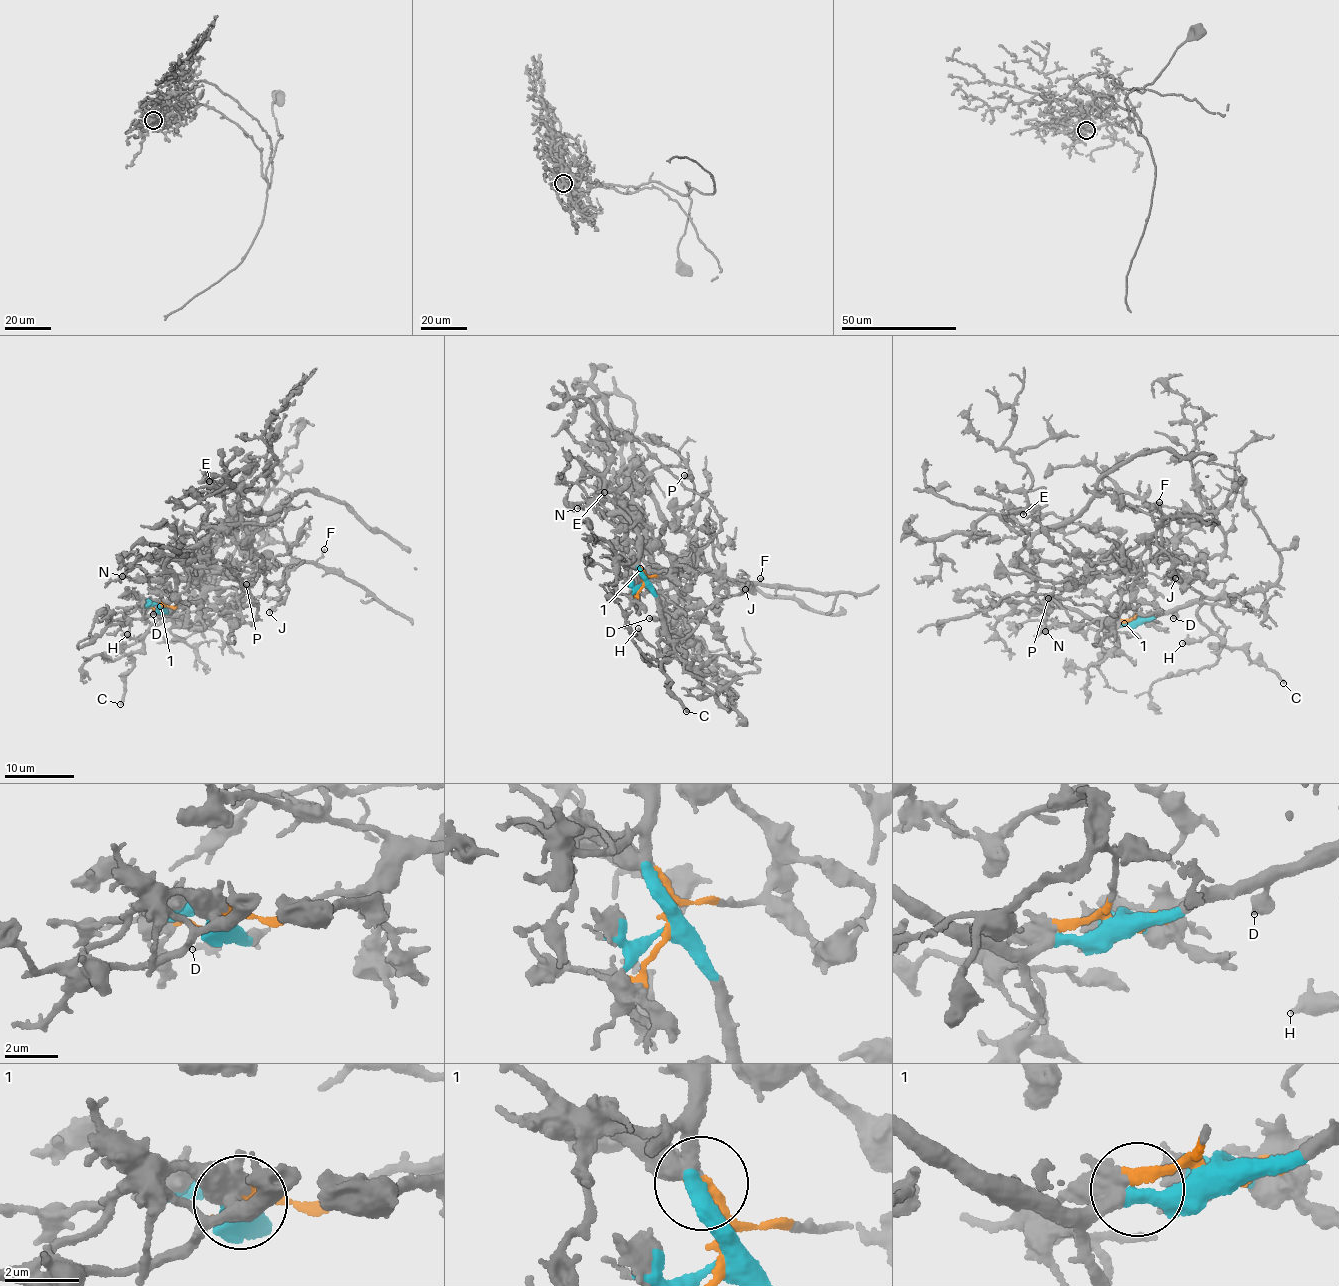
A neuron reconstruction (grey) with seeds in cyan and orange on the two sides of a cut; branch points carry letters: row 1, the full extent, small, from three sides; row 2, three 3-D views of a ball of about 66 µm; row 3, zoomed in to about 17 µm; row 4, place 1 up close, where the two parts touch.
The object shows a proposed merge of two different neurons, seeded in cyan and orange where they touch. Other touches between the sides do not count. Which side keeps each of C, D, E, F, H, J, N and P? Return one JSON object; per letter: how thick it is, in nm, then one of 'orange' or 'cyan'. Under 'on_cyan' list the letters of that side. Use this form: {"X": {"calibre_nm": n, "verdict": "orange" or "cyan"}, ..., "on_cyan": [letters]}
{"C": {"calibre_nm": 240, "verdict": "cyan"}, "D": {"calibre_nm": 320, "verdict": "cyan"}, "E": {"calibre_nm": 130, "verdict": "cyan"}, "F": {"calibre_nm": 150, "verdict": "orange"}, "H": {"calibre_nm": 280, "verdict": "cyan"}, "J": {"calibre_nm": 170, "verdict": "orange"}, "N": {"calibre_nm": 180, "verdict": "cyan"}, "P": {"calibre_nm": 190, "verdict": "orange"}, "on_cyan": ["C", "D", "E", "H", "N"]}

